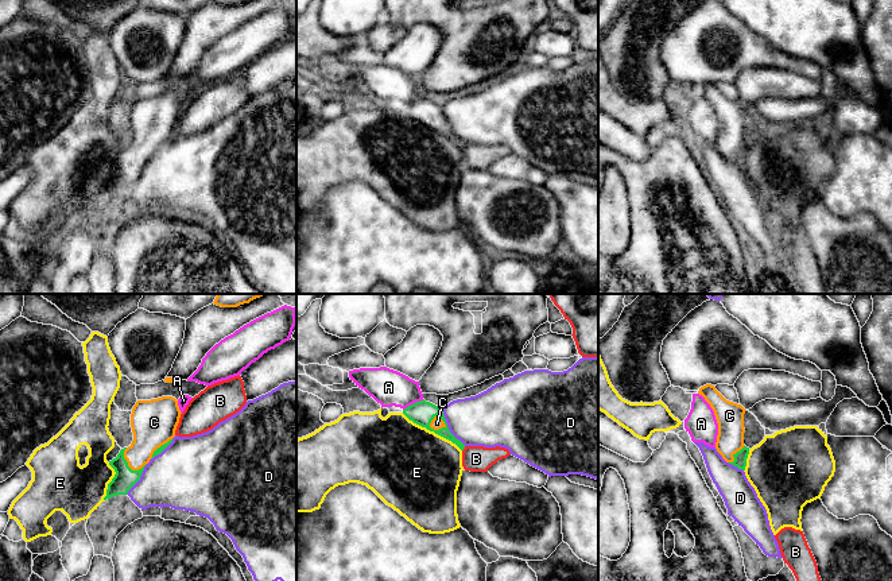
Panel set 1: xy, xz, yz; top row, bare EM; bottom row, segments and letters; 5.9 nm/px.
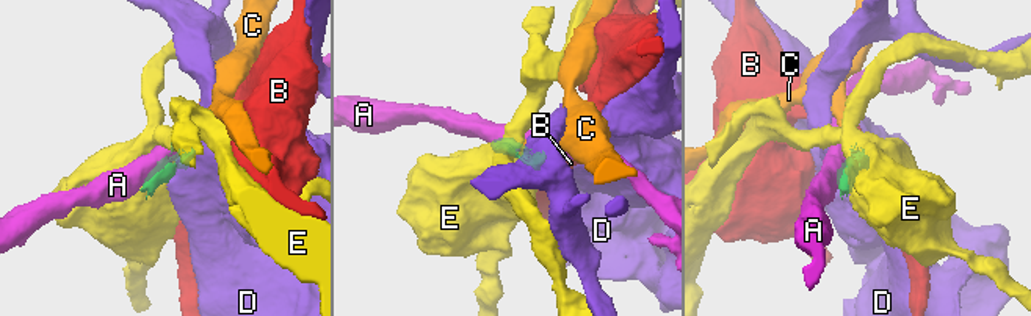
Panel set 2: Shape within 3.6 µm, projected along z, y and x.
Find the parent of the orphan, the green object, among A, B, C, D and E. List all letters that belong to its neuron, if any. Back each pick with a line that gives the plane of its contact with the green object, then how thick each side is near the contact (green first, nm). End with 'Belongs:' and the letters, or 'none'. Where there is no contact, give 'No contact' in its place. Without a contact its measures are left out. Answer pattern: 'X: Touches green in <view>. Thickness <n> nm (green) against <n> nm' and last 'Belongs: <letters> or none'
C: Touches green in xz. Thickness 150 nm (green) against 70 nm
Belongs: C

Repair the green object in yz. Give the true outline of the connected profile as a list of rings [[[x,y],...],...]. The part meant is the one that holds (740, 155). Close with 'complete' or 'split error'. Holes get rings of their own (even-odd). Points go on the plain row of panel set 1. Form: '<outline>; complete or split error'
[[[711,82],[701,85],[698,92],[710,102],[718,121],[717,150],[726,160],[745,169],[749,152],[749,146],[744,143],[746,108],[741,102],[726,98]]]; split error

